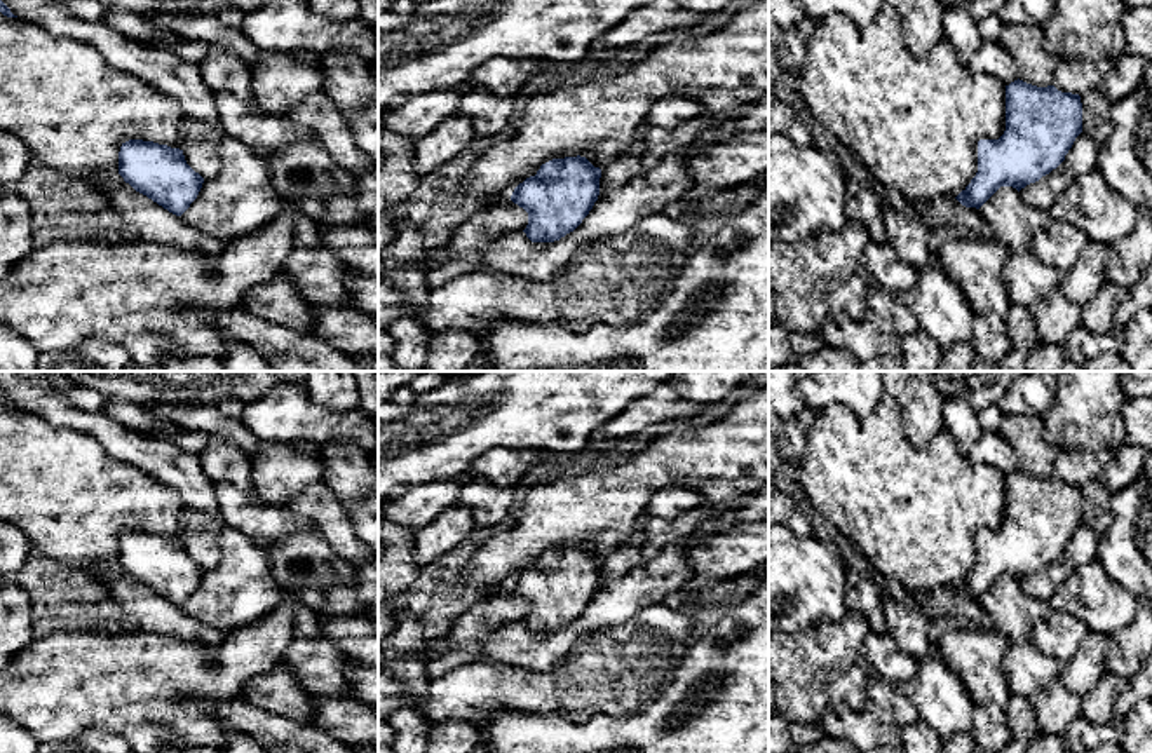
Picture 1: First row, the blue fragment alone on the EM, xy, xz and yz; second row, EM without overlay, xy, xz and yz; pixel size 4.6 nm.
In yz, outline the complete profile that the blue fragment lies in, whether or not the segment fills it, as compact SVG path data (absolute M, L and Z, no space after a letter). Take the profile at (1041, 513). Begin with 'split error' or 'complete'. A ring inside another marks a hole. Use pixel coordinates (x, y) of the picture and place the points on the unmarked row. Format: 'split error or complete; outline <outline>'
complete; outline M1020 469L1011 472L1006 476L1006 521L999 530L978 532L978 563L955 589L966 598L979 600L1000 577L1020 582L1056 560L1081 523L1079 485L1061 483L1054 476L1037 478Z

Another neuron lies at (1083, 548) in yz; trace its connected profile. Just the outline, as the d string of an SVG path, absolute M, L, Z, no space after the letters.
M1081 523L1056 560L1020 580L1021 593L1035 600L1049 601L1056 589L1061 587L1081 565L1098 556L1098 542L1100 537Z

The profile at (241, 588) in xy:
M225 526L218 533L220 561L204 570L197 589L180 607L183 614L211 626L216 633L256 622L277 607L286 593L279 587L267 547L244 532Z

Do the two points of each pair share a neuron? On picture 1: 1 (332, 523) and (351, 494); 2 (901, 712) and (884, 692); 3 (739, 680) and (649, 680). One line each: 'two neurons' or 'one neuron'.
1: two neurons
2: one neuron
3: two neurons

